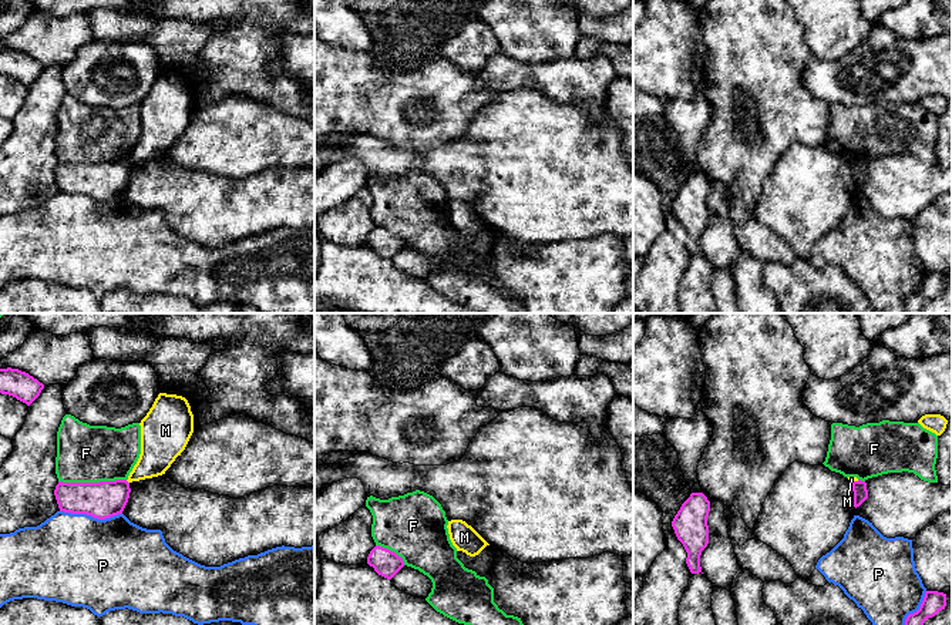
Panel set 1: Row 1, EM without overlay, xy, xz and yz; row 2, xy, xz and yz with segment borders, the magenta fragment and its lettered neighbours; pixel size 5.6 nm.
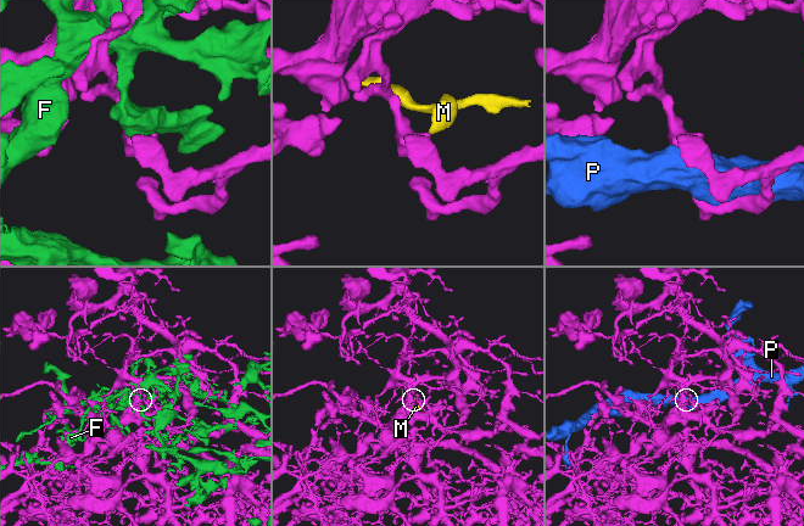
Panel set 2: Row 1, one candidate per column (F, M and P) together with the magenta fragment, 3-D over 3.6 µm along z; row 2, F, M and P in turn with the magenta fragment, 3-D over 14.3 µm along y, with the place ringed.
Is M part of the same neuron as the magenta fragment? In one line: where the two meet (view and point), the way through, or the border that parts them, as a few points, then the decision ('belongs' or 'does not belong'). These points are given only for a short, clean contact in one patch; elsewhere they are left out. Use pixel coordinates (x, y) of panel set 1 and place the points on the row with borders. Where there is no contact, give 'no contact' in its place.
xy (127, 481) | along xy (125, 480), (128, 483) | does not belong

